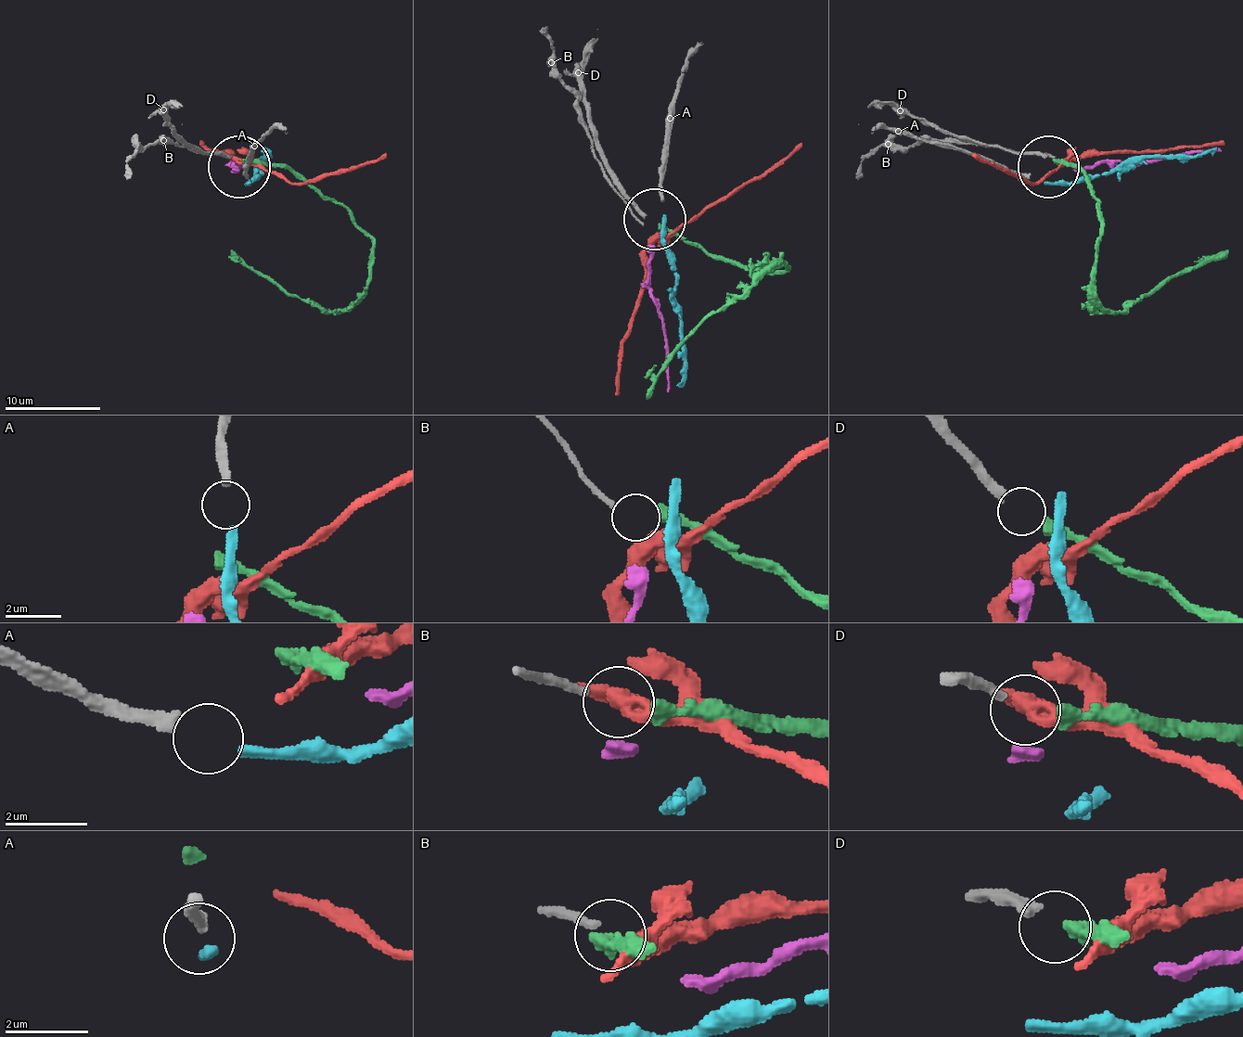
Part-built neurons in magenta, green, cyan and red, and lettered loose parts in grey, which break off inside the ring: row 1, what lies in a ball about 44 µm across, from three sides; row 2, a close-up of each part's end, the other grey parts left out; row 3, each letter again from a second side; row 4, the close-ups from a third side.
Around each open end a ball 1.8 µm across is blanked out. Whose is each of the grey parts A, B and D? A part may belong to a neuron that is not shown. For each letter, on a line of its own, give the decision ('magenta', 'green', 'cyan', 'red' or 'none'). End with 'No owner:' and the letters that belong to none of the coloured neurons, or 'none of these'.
A: cyan
B: red
D: green
No owner: none of these

